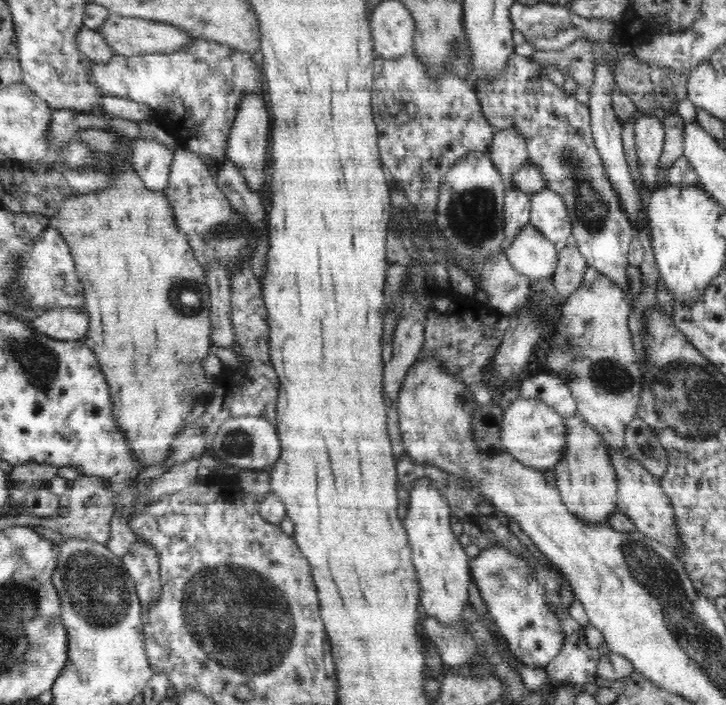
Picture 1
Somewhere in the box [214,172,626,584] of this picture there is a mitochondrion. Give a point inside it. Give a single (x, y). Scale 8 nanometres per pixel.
(471, 215)

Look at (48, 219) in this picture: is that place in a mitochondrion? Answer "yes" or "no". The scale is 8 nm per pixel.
no

